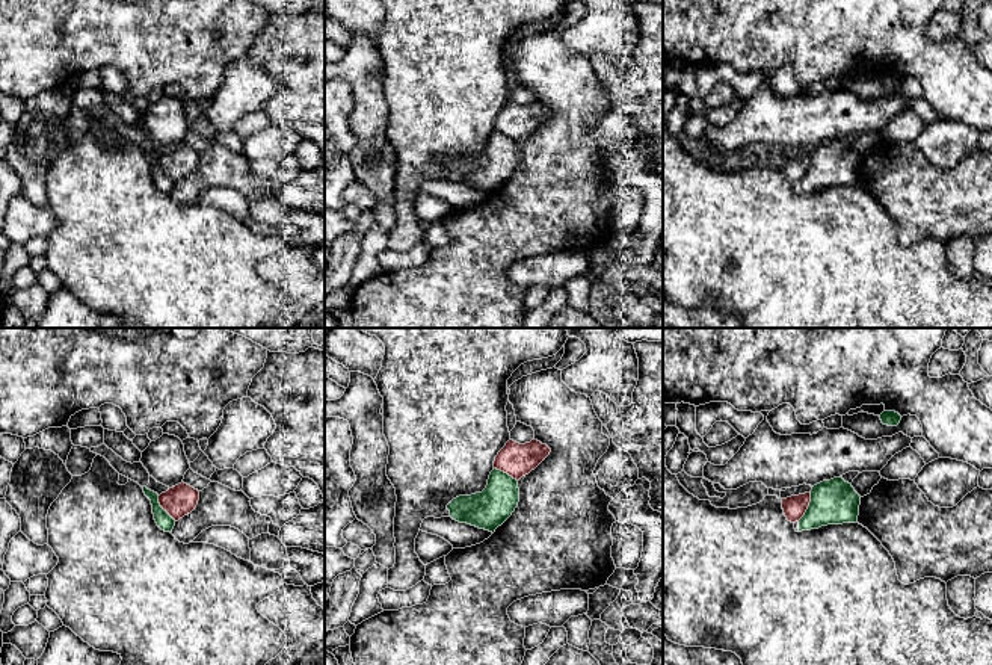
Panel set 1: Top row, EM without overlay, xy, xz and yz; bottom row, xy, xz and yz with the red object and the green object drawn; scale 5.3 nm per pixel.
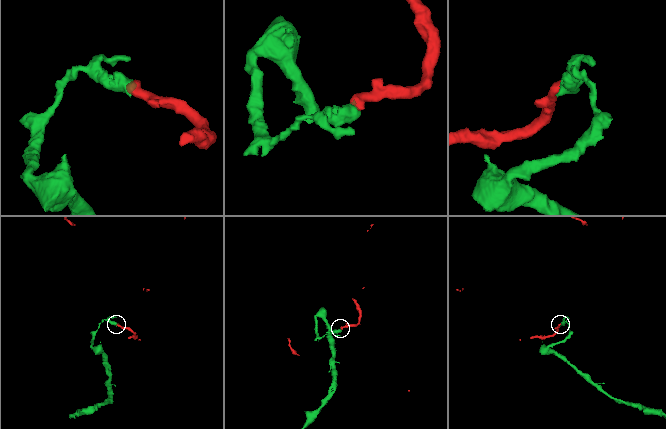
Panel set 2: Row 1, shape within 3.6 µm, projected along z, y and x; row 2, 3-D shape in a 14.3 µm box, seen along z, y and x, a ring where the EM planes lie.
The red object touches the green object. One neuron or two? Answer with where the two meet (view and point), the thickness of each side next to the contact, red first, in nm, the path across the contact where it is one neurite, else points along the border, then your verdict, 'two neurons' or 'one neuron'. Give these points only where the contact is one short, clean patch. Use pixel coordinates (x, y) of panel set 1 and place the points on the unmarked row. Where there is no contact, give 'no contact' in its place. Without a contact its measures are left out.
contact yz (808, 167); calibres 120 and 240 nm; border yz (810, 153), (810, 167), (797, 182); two neurons

